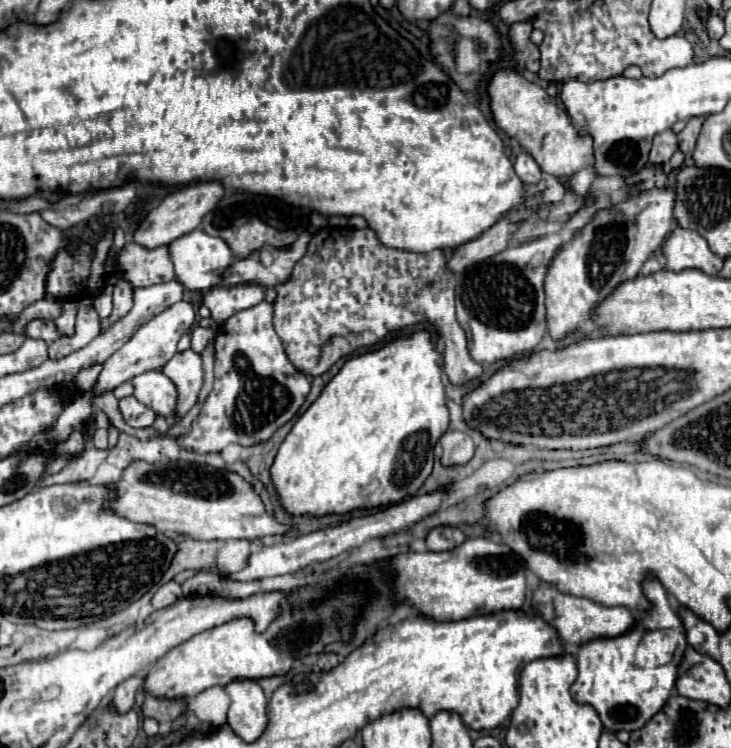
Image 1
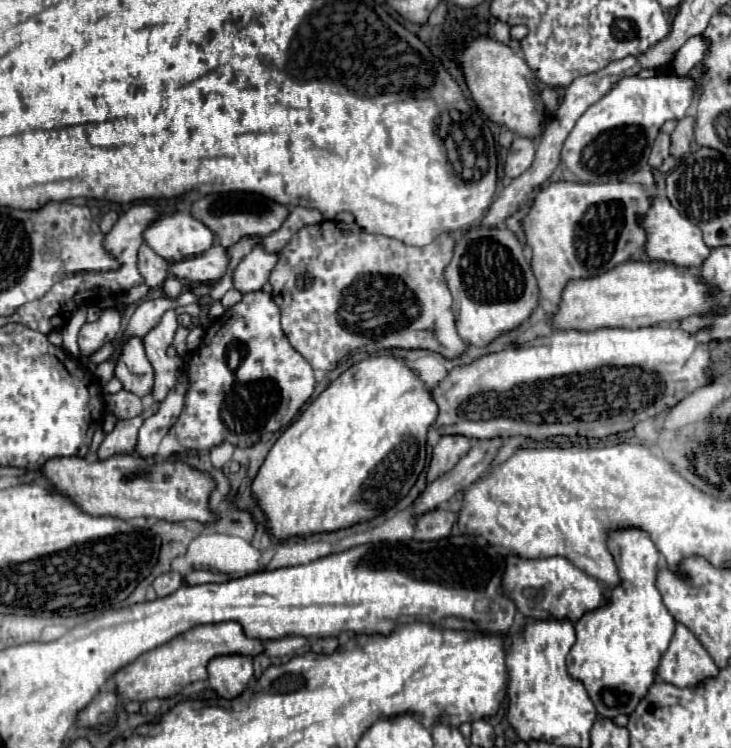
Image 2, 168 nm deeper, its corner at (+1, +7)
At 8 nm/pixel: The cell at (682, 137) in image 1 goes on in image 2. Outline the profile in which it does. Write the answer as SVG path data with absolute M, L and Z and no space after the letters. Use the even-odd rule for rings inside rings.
M683 117L677 123L675 131L671 133L671 155L673 157L681 157L689 151L691 141L693 141L693 125L695 125L693 117Z

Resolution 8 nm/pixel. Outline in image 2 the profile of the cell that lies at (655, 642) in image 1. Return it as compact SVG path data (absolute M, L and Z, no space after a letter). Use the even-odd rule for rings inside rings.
M623 529L613 531L609 535L609 551L615 557L621 585L613 587L609 593L609 605L599 607L591 613L585 613L577 623L577 641L571 647L567 655L567 671L573 679L581 681L601 717L615 719L617 715L631 715L633 709L639 705L641 697L649 691L649 687L657 679L657 667L661 661L661 655L671 643L671 637L675 633L675 619L663 605L661 593L657 591L657 573L659 573L659 553L649 539L649 535L641 529Z

